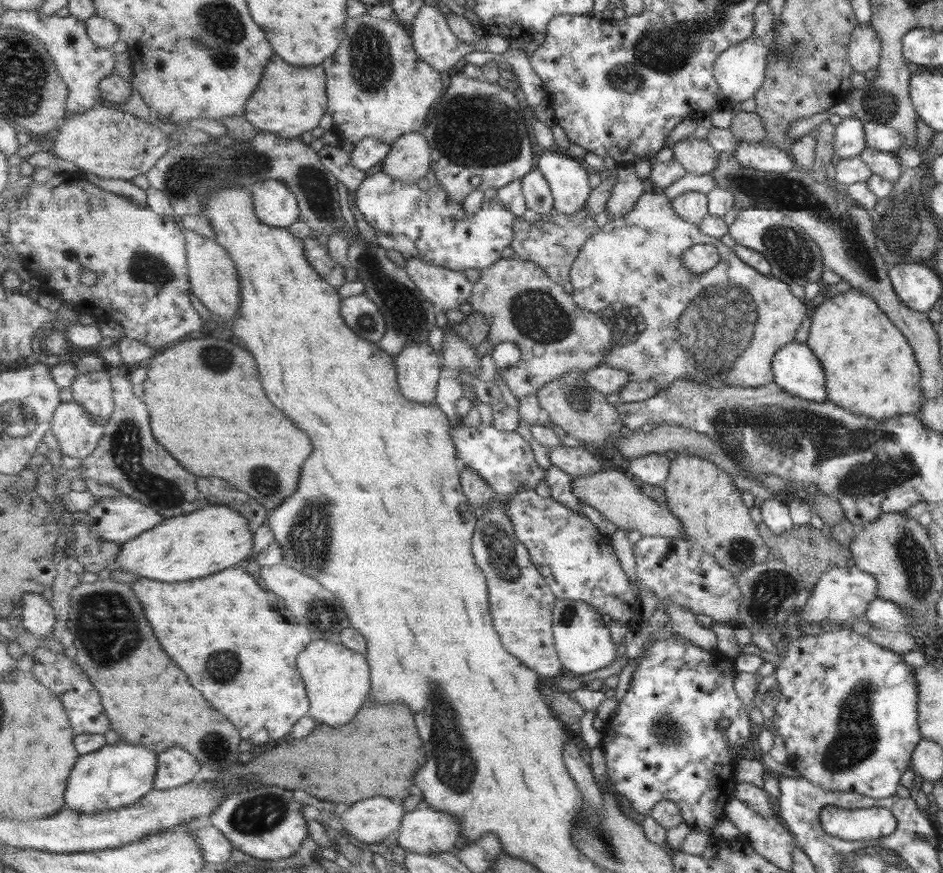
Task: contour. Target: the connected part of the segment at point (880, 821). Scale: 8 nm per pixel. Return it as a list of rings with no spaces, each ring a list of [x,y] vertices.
[[[827,805],[819,810],[818,817],[824,833],[841,840],[872,841],[890,835],[897,828],[889,809],[879,806],[844,809]]]

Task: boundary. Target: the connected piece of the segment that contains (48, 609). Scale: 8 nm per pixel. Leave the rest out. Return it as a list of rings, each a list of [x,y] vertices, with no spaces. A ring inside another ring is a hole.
[[[25,593],[22,601],[22,627],[20,630],[28,630],[37,638],[51,636],[56,631],[56,610],[52,602],[45,600],[41,594]]]

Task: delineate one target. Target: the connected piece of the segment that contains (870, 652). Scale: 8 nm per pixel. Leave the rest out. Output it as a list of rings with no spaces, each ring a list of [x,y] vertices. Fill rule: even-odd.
[[[846,623],[842,624],[837,632],[821,632],[815,636],[801,634],[797,635],[795,640],[793,638],[787,639],[791,641],[787,643],[785,652],[780,654],[783,660],[779,662],[774,670],[780,697],[773,706],[774,714],[770,719],[773,722],[773,732],[783,738],[787,753],[786,764],[797,771],[799,776],[808,780],[811,784],[824,788],[826,791],[857,793],[874,799],[887,798],[893,795],[898,780],[910,766],[911,753],[915,745],[921,740],[916,711],[917,689],[913,678],[914,668],[906,666],[901,656],[896,653],[874,644],[874,642],[865,639],[861,635],[857,635],[857,632],[851,630],[851,626],[847,626]]]

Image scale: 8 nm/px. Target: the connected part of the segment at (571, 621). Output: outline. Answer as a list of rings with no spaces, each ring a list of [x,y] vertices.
[[[558,600],[553,614],[553,630],[556,637],[556,650],[565,671],[569,675],[597,672],[615,661],[618,645],[611,638],[609,627],[603,623],[601,615],[593,605],[577,600]]]

